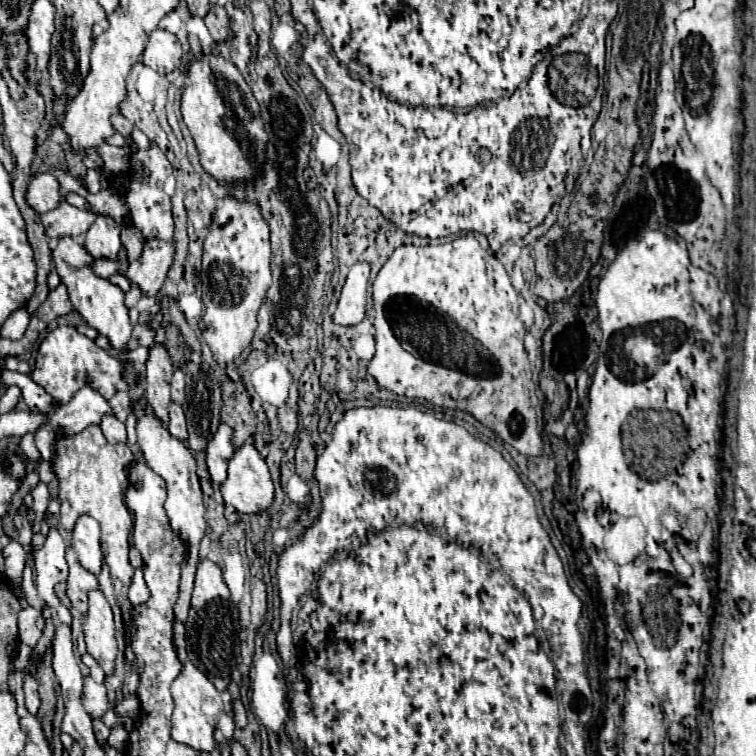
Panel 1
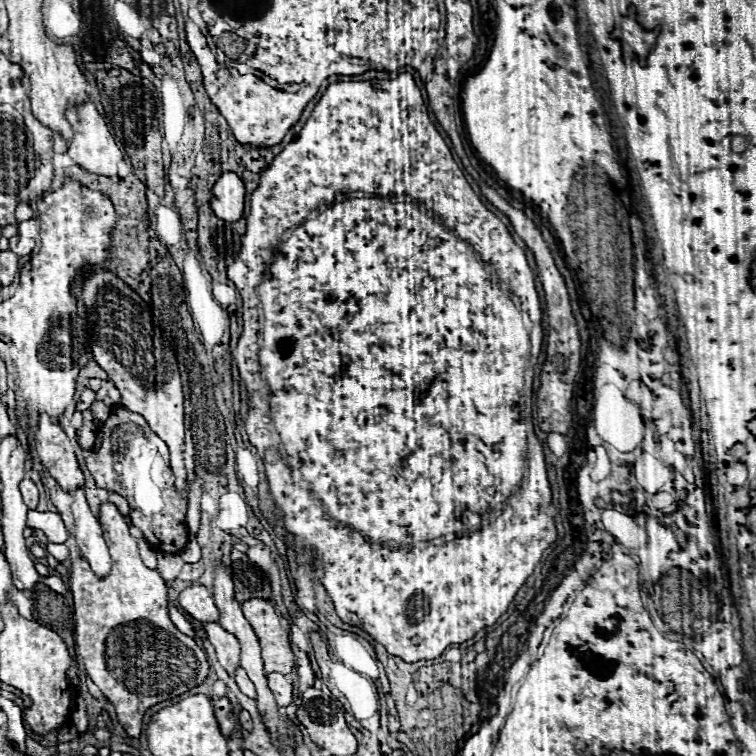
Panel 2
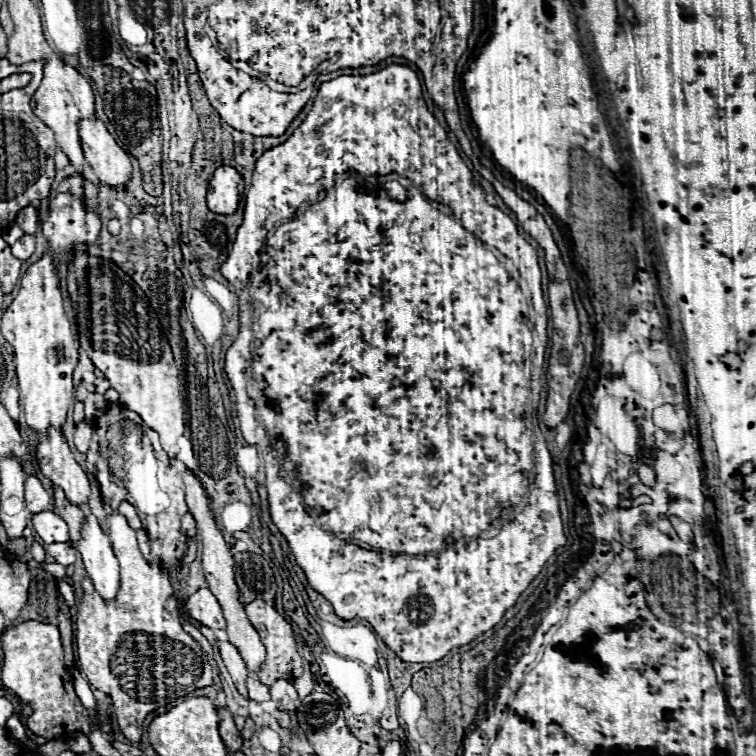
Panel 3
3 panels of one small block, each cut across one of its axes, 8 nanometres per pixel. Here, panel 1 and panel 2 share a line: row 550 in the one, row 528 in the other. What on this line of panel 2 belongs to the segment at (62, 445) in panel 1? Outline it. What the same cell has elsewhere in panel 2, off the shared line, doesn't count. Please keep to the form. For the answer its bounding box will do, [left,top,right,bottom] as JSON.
[68,502,210,738]

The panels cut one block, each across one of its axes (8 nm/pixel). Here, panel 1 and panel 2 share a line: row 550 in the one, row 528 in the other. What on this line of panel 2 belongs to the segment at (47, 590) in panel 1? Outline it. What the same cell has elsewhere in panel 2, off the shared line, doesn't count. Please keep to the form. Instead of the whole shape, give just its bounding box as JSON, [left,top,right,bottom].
[26,510,68,544]

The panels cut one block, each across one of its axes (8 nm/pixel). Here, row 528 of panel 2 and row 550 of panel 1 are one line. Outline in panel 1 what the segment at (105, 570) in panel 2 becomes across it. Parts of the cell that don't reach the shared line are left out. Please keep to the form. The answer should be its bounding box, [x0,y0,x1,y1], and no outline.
[72,516,102,574]

